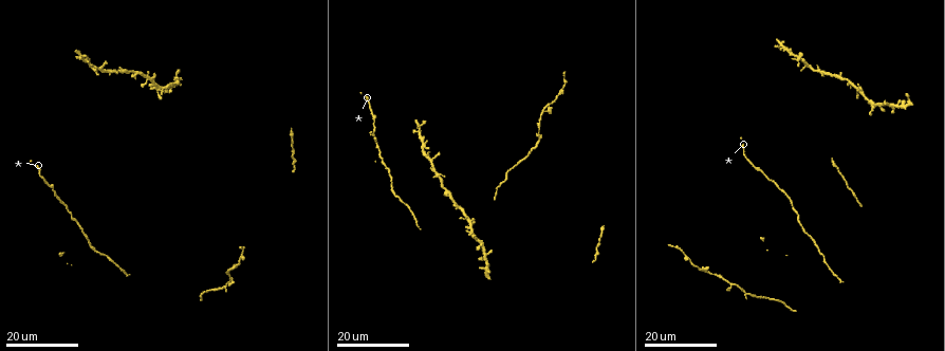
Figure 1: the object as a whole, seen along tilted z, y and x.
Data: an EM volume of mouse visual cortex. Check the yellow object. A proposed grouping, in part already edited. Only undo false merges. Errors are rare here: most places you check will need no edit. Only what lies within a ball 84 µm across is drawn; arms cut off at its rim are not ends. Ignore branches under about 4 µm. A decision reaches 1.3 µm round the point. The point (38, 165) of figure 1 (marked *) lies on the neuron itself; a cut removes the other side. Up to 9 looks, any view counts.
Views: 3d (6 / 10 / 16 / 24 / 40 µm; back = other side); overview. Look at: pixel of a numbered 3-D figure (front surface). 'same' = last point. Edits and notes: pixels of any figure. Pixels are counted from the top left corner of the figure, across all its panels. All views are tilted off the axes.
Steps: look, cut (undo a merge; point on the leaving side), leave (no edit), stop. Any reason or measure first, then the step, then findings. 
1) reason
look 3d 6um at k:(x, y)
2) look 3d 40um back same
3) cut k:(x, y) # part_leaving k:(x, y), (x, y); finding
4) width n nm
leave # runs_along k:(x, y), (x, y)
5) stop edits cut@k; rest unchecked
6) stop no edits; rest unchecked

arms part here
look 3d 16um at 1:(173, 82)

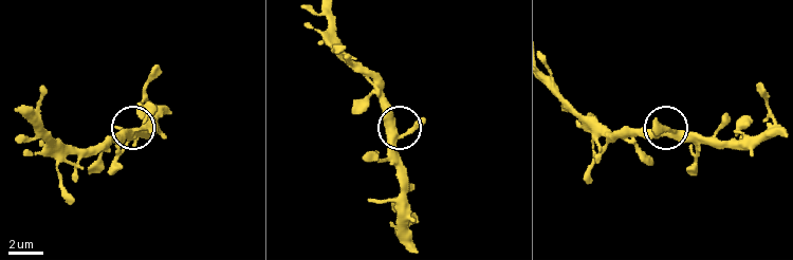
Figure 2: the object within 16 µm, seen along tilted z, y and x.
look 3d 6um at 2:(399, 137)

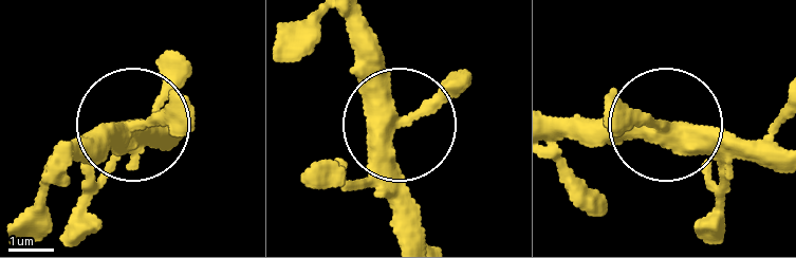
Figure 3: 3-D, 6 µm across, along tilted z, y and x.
width 350 nm
leave # runs_along 3:(554, 135), (587, 126), (776, 140); one neuron here

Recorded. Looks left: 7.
thin neck
look 3d 24um at 1:(110, 68)

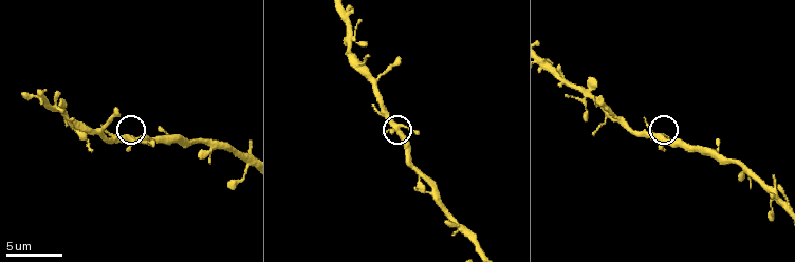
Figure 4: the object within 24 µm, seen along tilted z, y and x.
zoom in
look 3d 6um at 4:(133, 138)

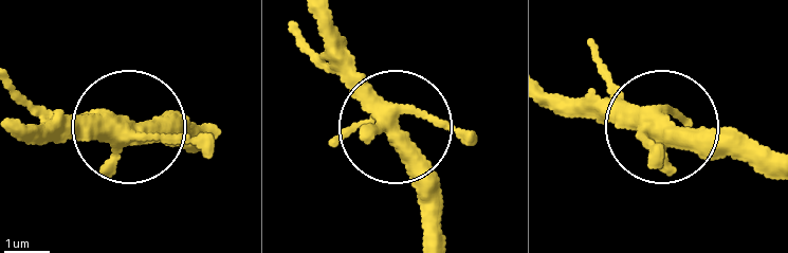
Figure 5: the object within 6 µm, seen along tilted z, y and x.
leave # continuous, no second neuron

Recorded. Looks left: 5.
looks like a crossing
look 3d 6um at 4:(351, 42)

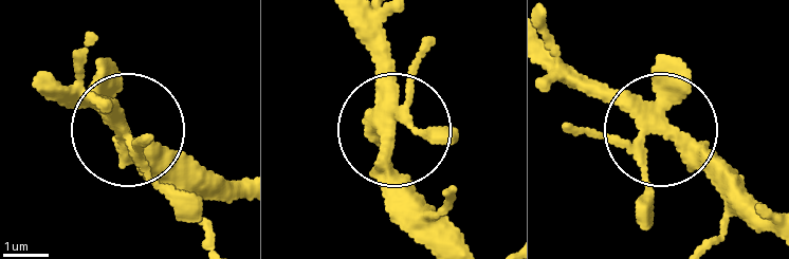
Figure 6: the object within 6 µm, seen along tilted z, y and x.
width 300 nm
leave # one neuron here

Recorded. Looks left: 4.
calibre changes
look 3d 16um at 1:(714, 273)

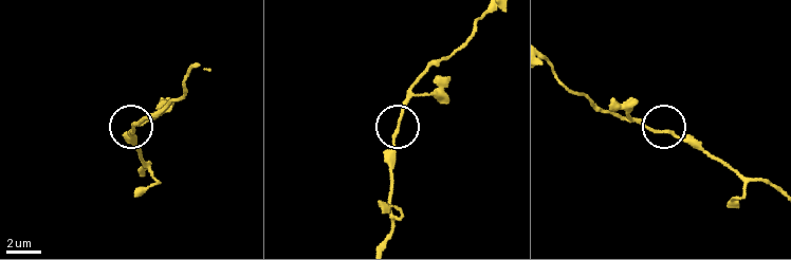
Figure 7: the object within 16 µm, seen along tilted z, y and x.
look 3d 10um at 7:(674, 135)

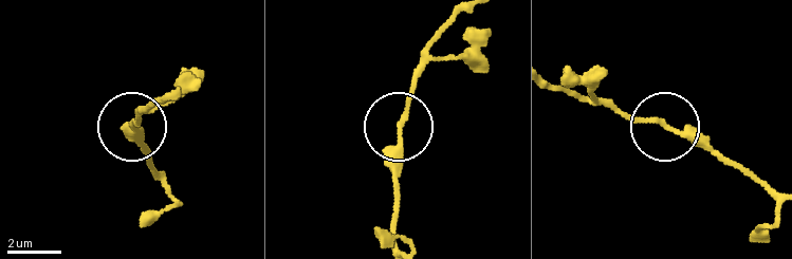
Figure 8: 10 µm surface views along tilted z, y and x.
leave # runs_along 8:(779, 199), (673, 132), (584, 102); one neuron here

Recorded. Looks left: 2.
stop no edits; rest unchecked

